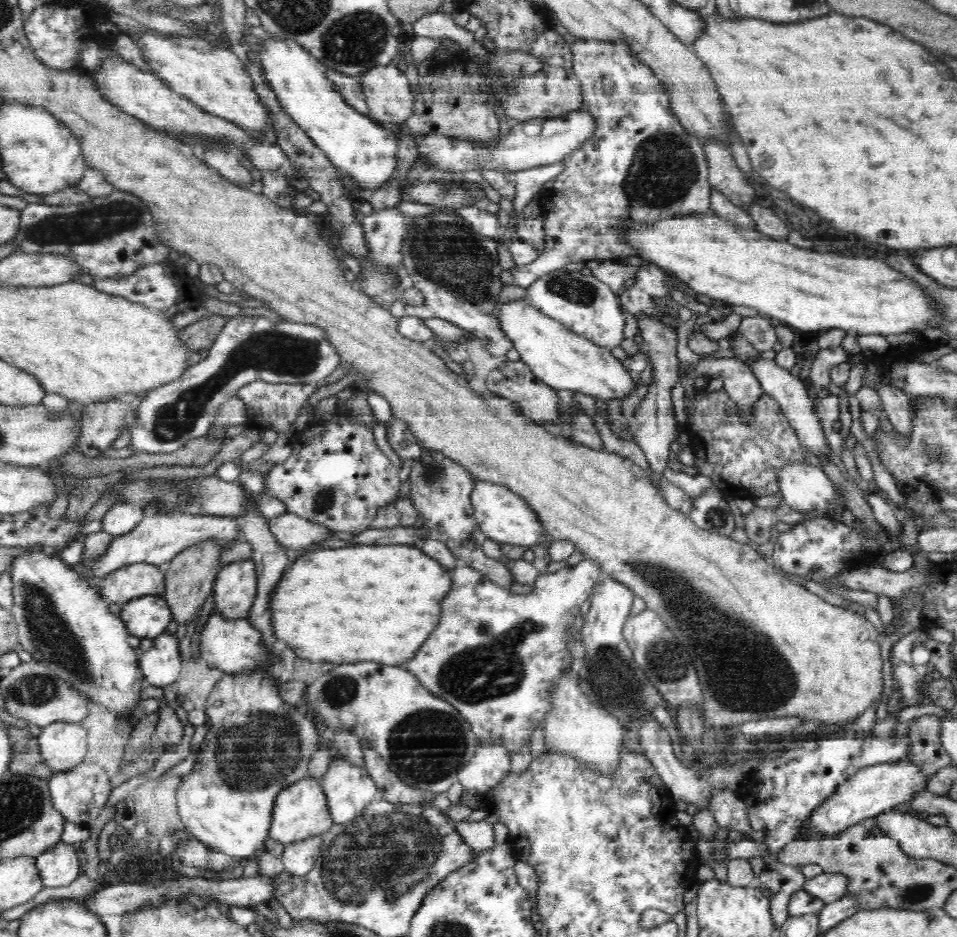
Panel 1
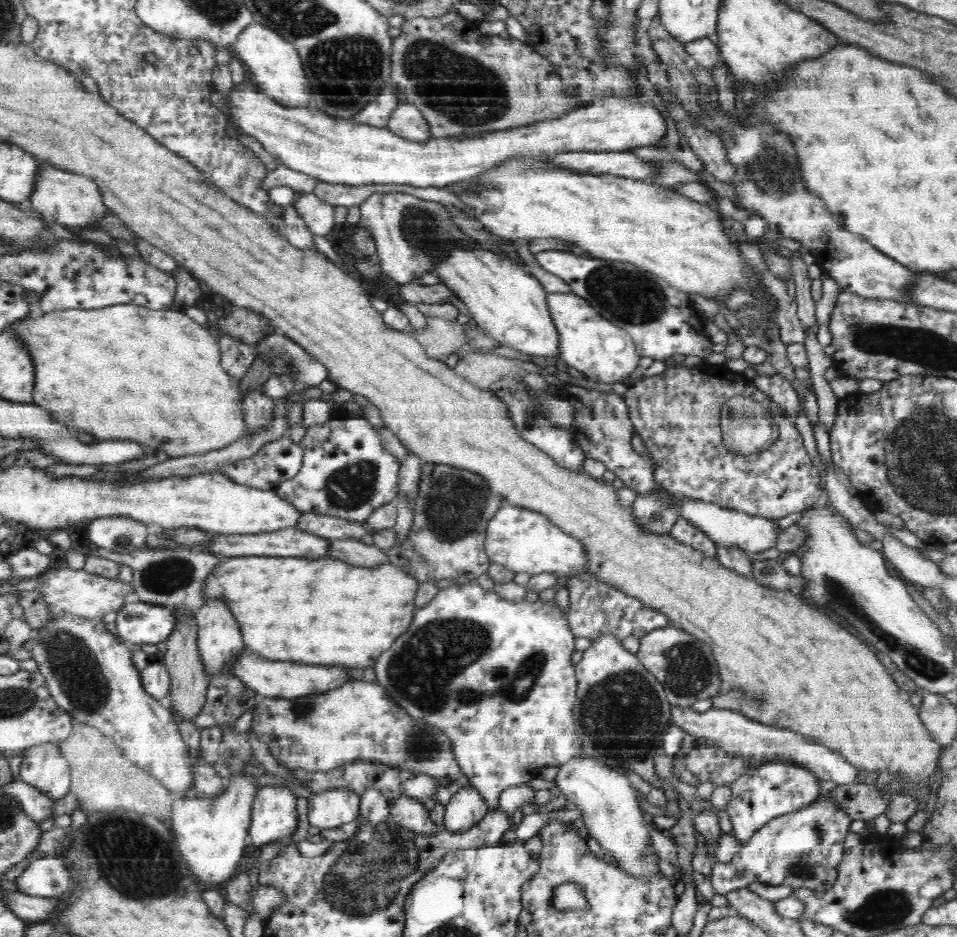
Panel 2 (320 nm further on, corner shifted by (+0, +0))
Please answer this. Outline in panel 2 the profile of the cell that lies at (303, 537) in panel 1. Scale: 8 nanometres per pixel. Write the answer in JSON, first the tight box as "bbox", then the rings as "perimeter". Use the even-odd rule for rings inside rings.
{"bbox":[330,539,390,566],"perimeter":[[[345,539],[330,541],[331,557],[346,560],[348,564],[362,564],[362,566],[380,566],[382,562],[390,562],[384,551],[376,545],[366,545],[361,541]]]}

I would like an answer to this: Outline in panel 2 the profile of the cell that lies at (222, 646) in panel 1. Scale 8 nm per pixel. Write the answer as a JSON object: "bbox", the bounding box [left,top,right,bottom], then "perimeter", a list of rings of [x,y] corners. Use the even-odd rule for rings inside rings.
{"bbox":[231,654,351,699],"perimeter":[[[244,654],[231,664],[233,675],[242,684],[258,696],[292,699],[310,693],[326,693],[351,681],[348,668],[332,665],[310,666],[310,664],[294,664],[294,662],[270,662],[262,660],[256,654]]]}

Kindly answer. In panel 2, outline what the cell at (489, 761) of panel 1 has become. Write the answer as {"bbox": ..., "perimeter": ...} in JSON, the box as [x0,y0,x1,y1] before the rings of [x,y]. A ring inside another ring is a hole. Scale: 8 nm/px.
{"bbox":[444,786,489,833],"perimeter":[[[472,786],[460,787],[445,805],[444,829],[451,833],[468,830],[489,812],[483,796]]]}

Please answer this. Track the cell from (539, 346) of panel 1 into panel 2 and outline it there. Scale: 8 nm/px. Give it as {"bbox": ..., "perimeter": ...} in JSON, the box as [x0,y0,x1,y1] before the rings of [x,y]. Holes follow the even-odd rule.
{"bbox":[433,248,561,356],"perimeter":[[[456,248],[452,250],[448,260],[438,262],[438,268],[433,273],[439,278],[439,282],[447,286],[466,306],[469,310],[468,315],[479,330],[495,338],[498,343],[502,342],[505,347],[534,356],[552,356],[561,350],[559,331],[553,323],[547,305],[547,292],[538,279],[524,272],[518,265],[514,265],[510,259],[498,257],[495,251],[487,251],[484,248],[474,250]]]}

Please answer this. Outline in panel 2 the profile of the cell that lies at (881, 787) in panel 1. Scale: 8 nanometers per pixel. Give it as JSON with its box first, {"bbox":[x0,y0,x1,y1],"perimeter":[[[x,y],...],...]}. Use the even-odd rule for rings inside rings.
{"bbox":[711,798,852,894],"perimeter":[[[820,798],[796,812],[778,816],[758,829],[736,856],[727,863],[716,862],[711,883],[716,893],[728,894],[747,888],[752,882],[808,890],[828,889],[837,878],[837,866],[844,856],[844,839],[852,819],[831,798]]]}

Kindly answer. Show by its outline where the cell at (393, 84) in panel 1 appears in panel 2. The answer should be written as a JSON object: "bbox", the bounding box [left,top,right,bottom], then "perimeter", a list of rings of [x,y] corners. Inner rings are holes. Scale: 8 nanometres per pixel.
{"bbox":[388,102,432,142],"perimeter":[[[411,102],[398,104],[388,121],[388,129],[407,140],[424,142],[432,138],[427,120]]]}

